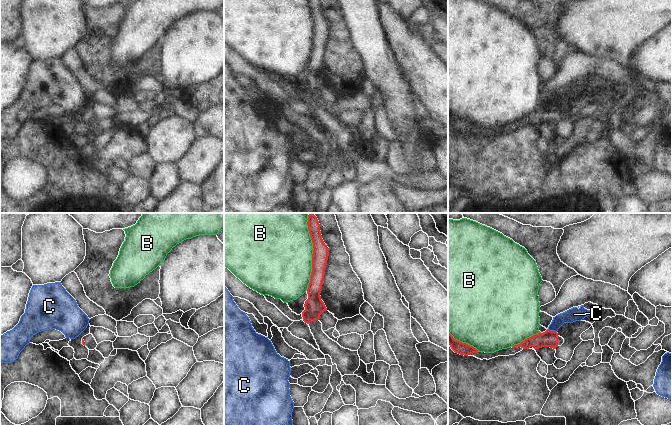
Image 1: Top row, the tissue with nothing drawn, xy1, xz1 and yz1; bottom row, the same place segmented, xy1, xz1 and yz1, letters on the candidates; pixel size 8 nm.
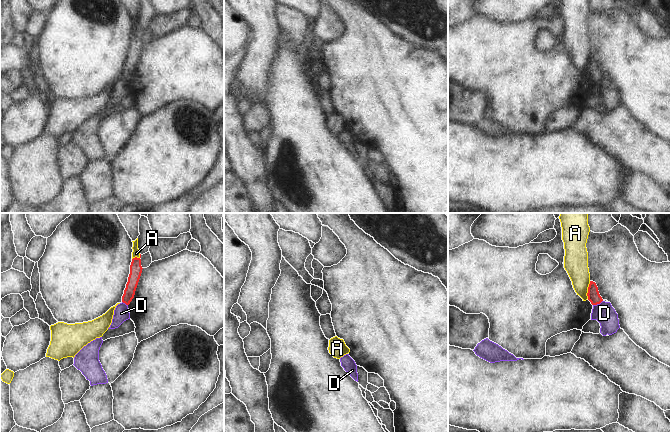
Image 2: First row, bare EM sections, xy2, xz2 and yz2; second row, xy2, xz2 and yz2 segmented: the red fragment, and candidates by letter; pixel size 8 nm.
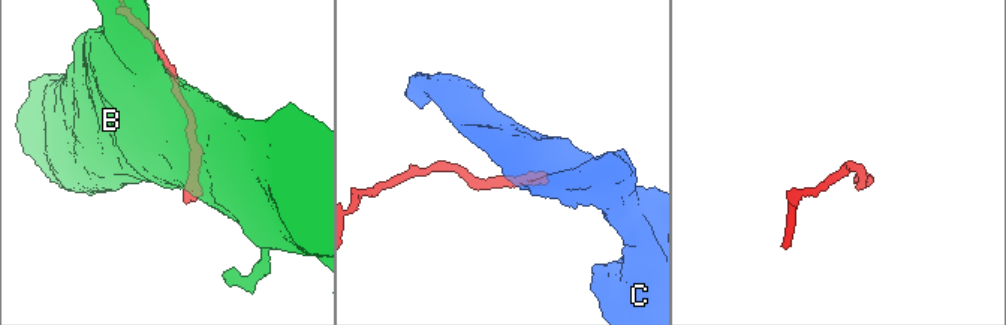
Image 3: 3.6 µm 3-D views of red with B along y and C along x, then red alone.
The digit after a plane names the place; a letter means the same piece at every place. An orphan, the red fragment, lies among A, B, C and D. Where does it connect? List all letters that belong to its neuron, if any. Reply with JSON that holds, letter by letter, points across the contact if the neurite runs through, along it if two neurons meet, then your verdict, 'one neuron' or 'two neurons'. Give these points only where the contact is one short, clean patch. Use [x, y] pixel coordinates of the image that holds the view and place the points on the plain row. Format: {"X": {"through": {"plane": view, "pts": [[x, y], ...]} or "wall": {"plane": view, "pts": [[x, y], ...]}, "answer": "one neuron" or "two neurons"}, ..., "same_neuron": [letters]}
{"A": {"wall": {"plane": "yz2", "pts": [[590, 57], [587, 63], [587, 74]]}, "answer": "two neurons"}, "B": {"answer": "two neurons"}, "C": {"wall": {"plane": "yz1", "pts": [[547, 105], [556, 108]]}, "answer": "two neurons"}, "D": {"wall": {"plane": "yz2", "pts": [[602, 76], [593, 81]]}, "answer": "two neurons"}, "same_neuron": []}

